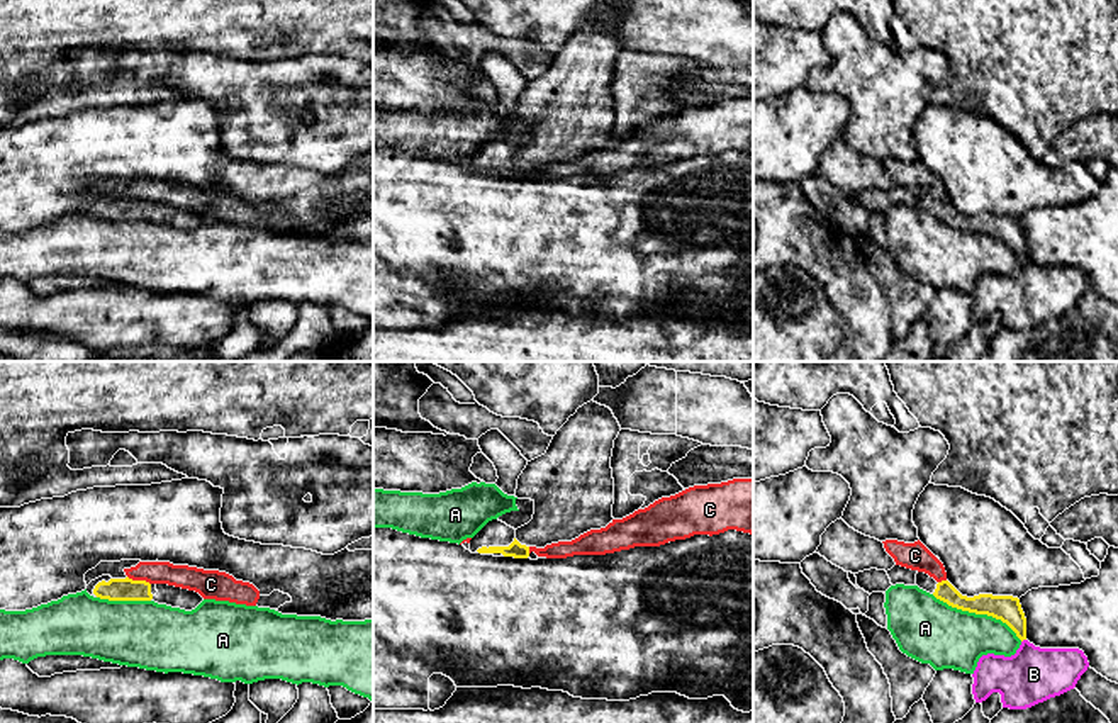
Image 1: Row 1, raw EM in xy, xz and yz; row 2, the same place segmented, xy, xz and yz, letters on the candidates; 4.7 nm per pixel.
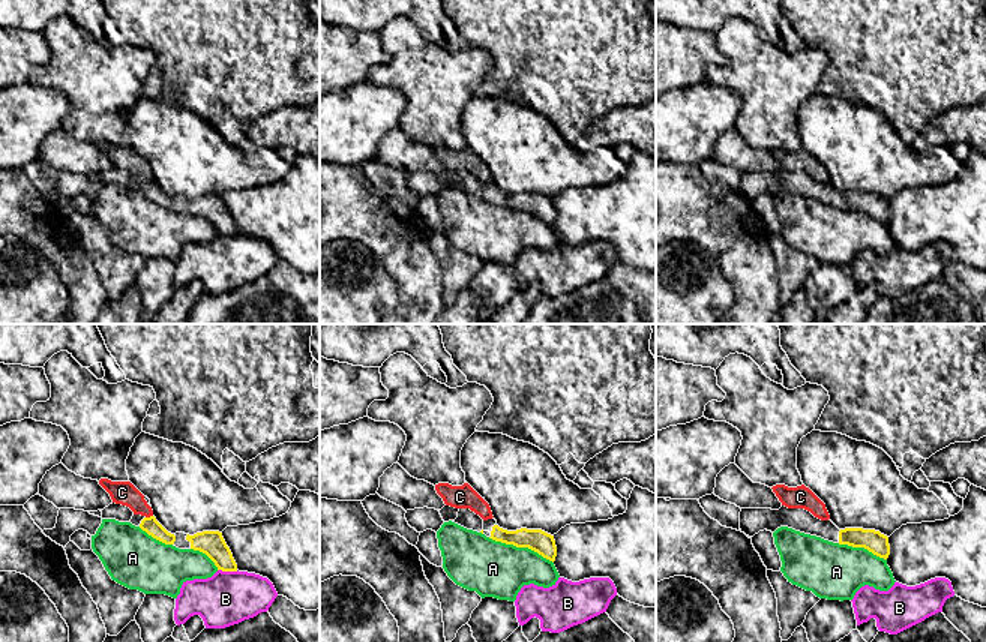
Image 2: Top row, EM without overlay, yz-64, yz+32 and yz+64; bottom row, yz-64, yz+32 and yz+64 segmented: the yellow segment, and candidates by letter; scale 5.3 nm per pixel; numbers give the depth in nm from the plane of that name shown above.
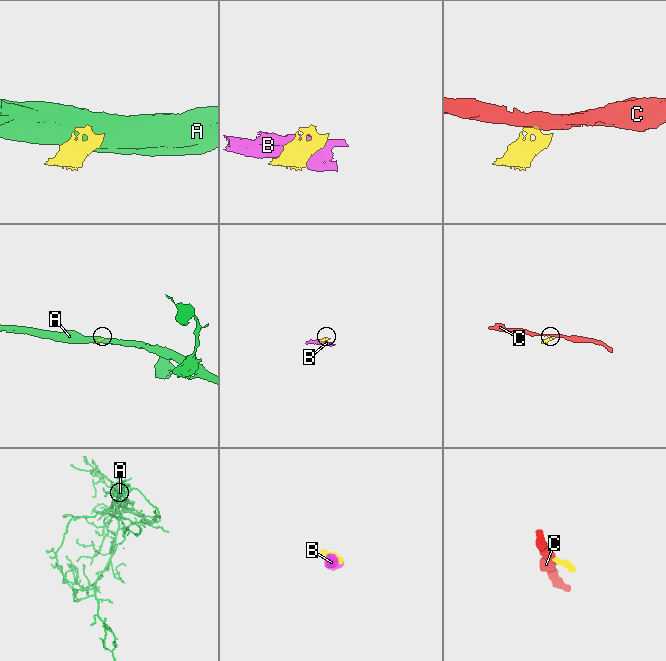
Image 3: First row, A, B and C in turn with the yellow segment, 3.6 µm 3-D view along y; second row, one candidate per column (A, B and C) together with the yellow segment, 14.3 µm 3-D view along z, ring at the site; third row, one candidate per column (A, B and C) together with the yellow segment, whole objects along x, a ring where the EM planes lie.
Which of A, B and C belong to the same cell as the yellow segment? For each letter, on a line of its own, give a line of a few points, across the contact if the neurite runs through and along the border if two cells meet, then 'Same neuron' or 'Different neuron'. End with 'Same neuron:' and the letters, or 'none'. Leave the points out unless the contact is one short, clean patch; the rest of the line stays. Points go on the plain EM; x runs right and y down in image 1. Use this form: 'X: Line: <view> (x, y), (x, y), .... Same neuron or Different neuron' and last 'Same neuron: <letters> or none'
A: Different neuron
B: Different neuron
C: Line: xy (128, 196), (150, 204). Different neuron
Same neuron: none

